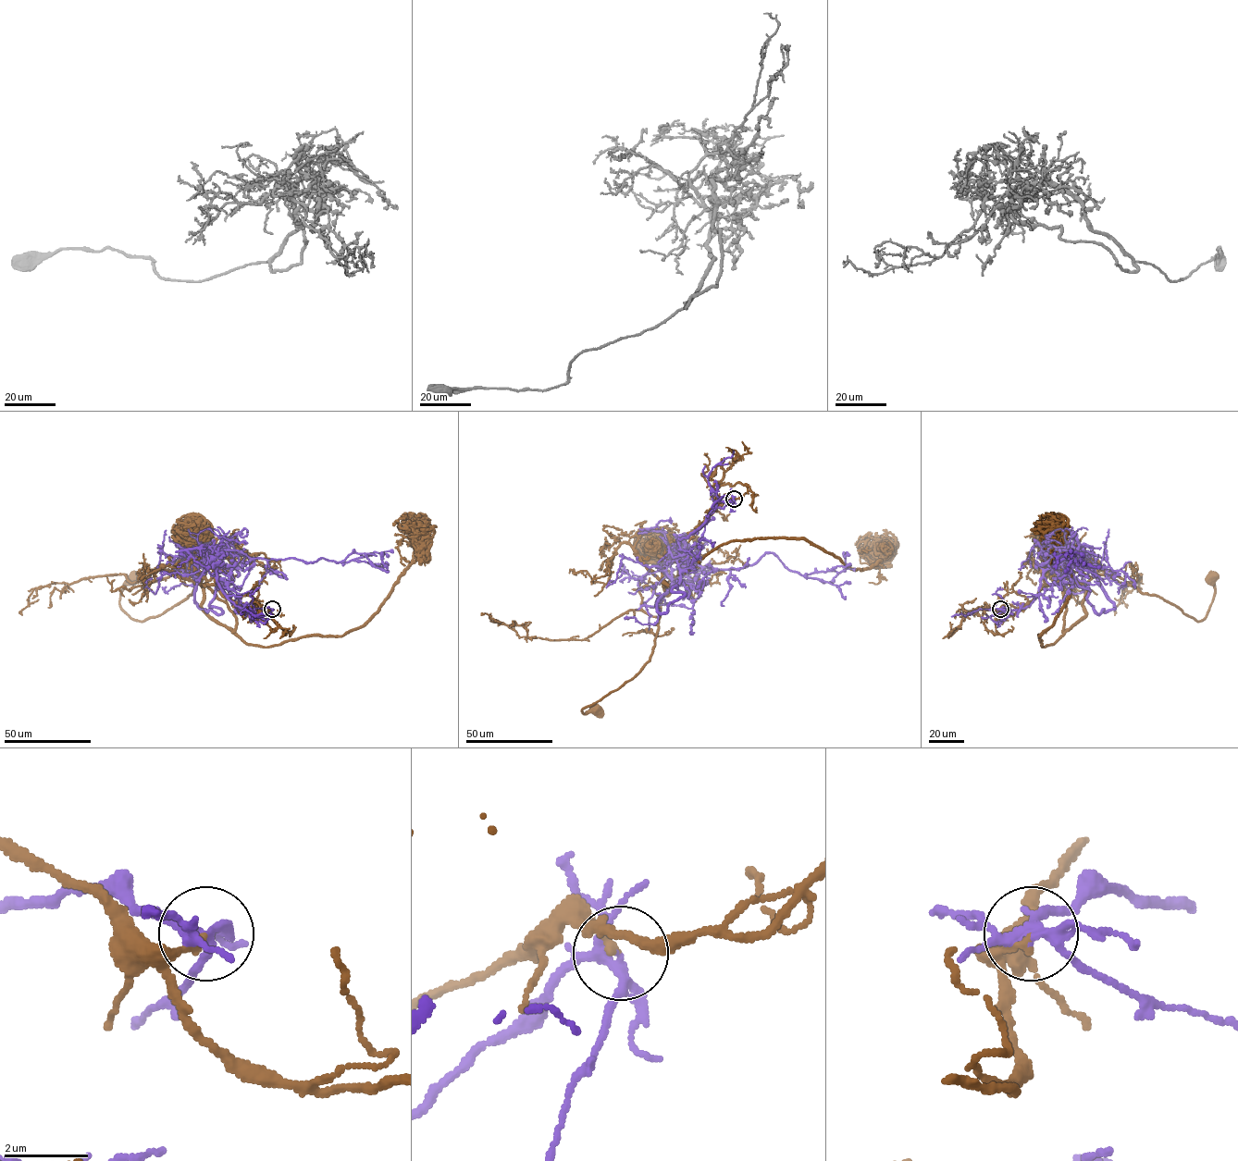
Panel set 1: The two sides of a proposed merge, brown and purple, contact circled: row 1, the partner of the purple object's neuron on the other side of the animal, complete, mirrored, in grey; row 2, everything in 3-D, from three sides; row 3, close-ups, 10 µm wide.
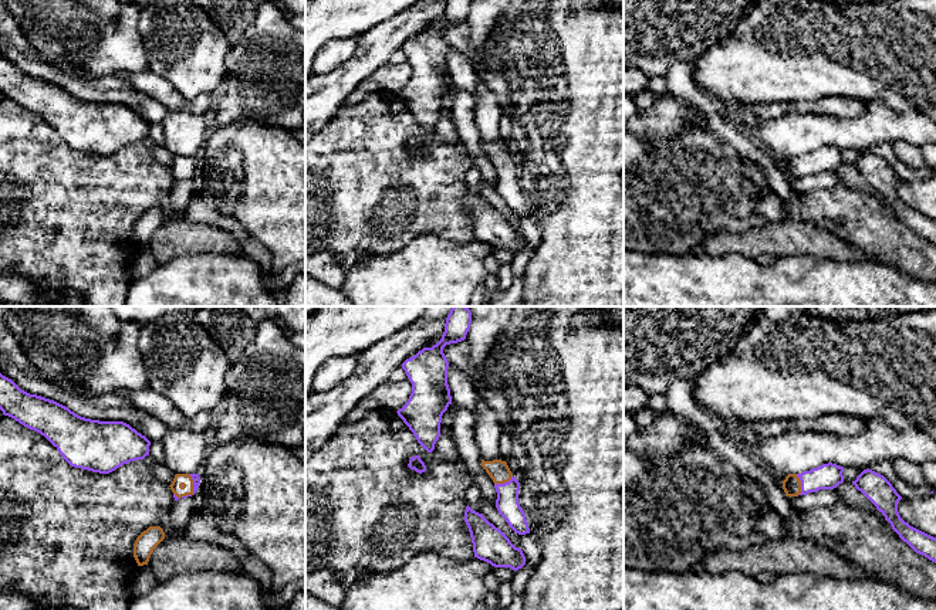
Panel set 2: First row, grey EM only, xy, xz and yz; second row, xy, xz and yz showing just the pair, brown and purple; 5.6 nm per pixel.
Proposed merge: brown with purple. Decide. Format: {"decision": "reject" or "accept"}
{"decision": "reject"}

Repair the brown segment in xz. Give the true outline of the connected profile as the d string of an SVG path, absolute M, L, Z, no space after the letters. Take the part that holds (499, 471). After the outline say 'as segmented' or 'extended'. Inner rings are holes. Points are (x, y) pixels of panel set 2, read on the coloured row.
M481 460L481 467L490 475L494 484L508 482L513 477L507 462L501 460L493 460L493 461Z; as segmented

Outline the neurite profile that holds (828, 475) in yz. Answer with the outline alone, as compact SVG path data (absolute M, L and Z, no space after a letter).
M828 462L810 471L797 474L801 481L801 494L817 492L820 489L834 489L844 482L844 467Z

